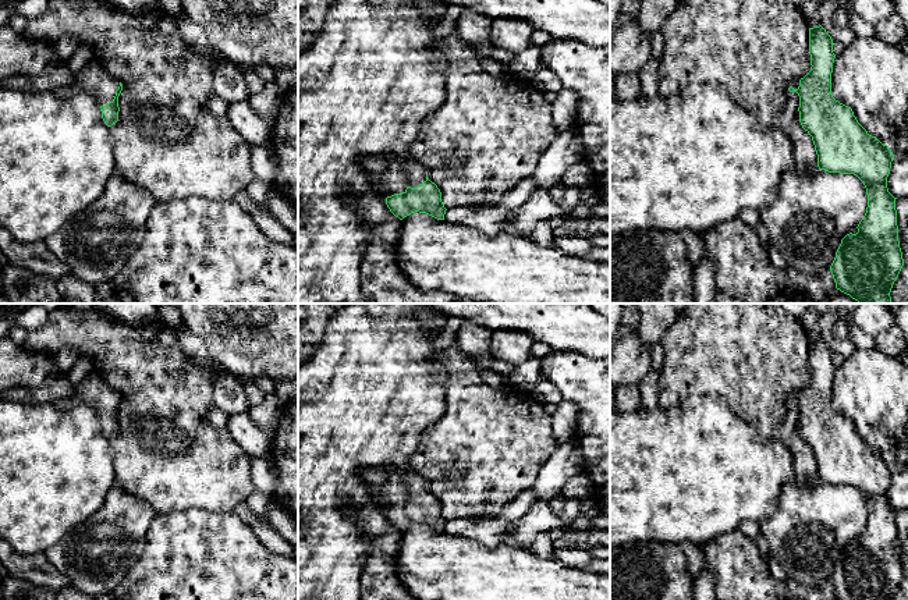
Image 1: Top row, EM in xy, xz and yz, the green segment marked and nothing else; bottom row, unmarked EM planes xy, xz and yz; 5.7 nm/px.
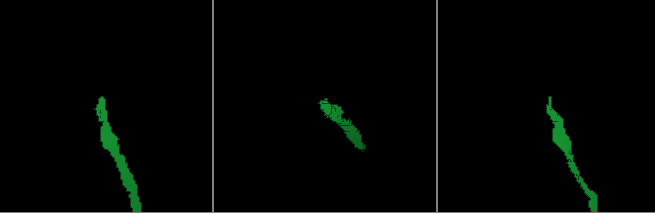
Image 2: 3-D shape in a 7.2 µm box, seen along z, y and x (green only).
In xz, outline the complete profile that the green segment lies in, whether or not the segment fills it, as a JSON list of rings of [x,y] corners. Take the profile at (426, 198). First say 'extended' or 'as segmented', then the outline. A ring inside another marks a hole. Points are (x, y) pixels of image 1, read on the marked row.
extended; [[[414,159],[404,163],[408,187],[402,194],[386,198],[390,212],[402,220],[411,213],[426,213],[437,220],[444,220],[446,207],[441,202],[441,192],[428,178],[428,168]]]

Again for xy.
extended; [[[96,57],[89,60],[84,68],[72,74],[72,82],[56,89],[57,97],[65,99],[79,92],[92,95],[100,104],[102,118],[107,127],[118,121],[118,96],[123,84],[106,71]]]

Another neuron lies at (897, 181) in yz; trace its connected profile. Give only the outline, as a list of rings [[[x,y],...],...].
[[[908,156],[893,157],[887,188],[894,198],[908,196]]]

